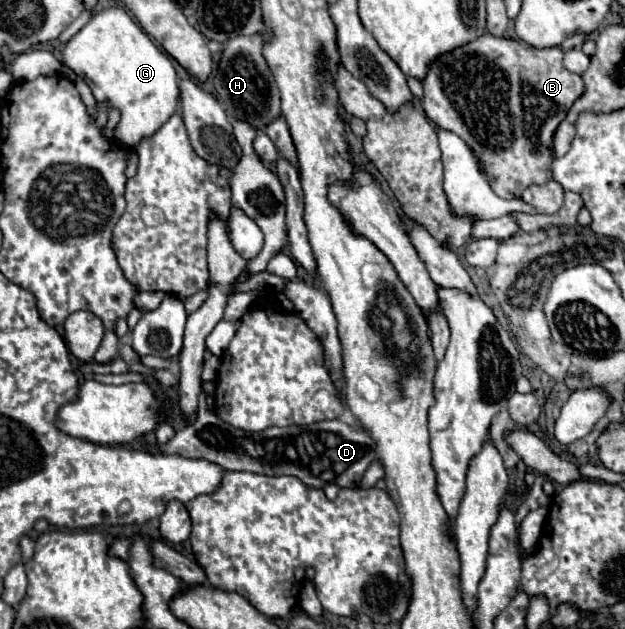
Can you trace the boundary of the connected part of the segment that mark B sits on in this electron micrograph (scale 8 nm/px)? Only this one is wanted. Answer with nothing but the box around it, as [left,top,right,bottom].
[422,34,586,198]

